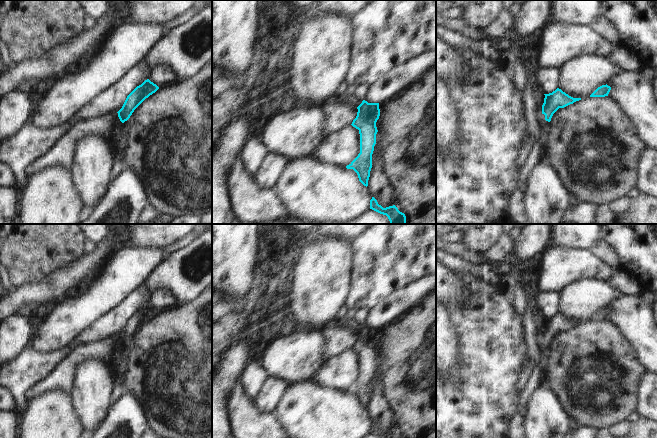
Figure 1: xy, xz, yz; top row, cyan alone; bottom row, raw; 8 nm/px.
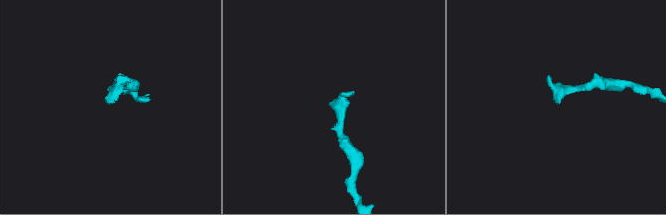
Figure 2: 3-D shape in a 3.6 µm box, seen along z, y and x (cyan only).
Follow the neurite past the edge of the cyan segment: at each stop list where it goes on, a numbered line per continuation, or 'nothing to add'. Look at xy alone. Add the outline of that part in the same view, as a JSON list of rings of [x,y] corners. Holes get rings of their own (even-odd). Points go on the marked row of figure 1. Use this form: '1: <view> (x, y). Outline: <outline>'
nothing to add

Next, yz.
1: yz (543, 124). Outline: [[[544,114],[538,115],[538,123],[541,131],[544,131],[549,124],[549,122],[545,120]]]

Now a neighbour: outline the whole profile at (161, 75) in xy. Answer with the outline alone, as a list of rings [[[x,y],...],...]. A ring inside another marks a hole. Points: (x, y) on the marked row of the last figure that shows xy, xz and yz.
[[[159,65],[150,70],[148,79],[158,87],[172,84],[175,81],[174,71],[168,65]]]

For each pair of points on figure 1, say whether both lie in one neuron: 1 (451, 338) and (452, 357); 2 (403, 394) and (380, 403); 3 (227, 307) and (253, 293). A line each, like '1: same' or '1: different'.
1: same
2: different
3: same

